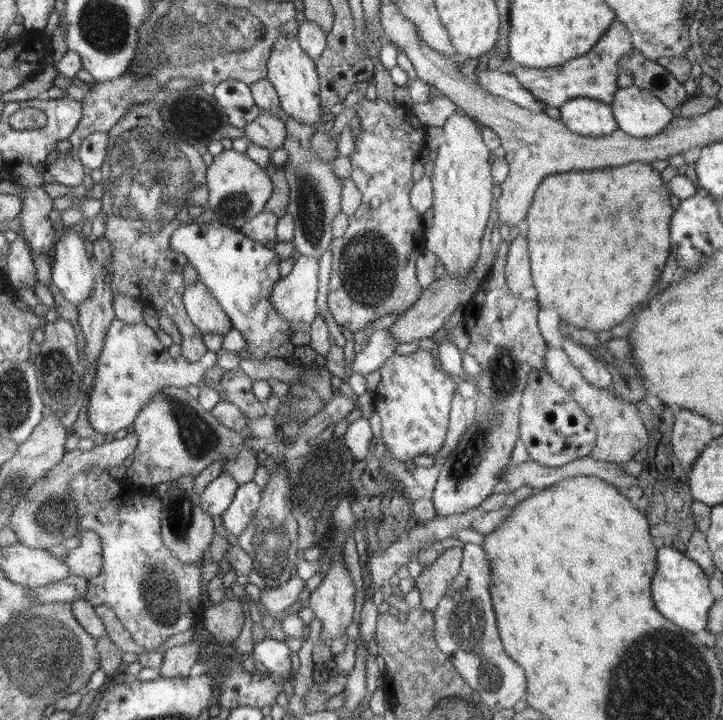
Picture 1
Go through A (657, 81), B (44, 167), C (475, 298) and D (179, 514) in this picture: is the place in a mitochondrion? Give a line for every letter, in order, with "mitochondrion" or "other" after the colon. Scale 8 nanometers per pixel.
A: mitochondrion
B: other
C: other
D: mitochondrion

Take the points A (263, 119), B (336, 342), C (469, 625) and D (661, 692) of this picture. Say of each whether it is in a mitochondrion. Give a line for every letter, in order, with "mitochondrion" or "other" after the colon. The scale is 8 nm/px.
A: other
B: other
C: mitochondrion
D: mitochondrion

